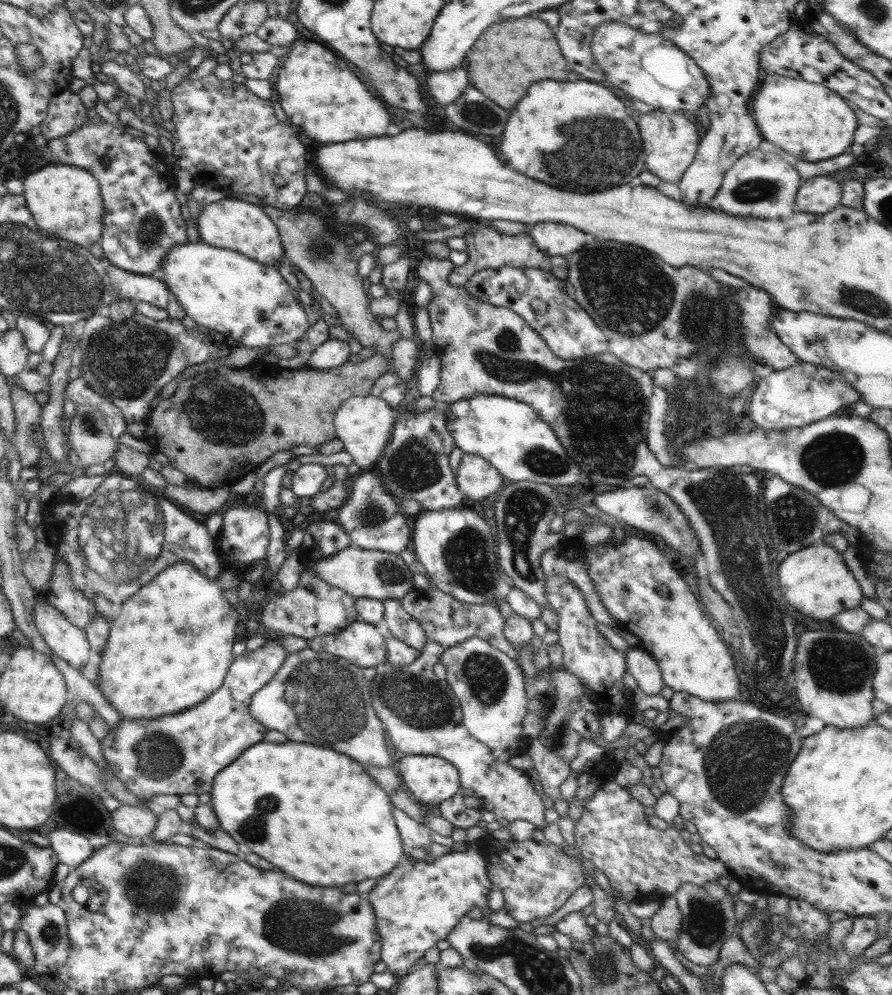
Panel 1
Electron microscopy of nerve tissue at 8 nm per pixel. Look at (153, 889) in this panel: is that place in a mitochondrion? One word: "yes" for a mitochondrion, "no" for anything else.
yes

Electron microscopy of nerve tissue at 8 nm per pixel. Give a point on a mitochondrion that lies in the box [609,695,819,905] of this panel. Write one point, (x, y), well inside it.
(740, 766)

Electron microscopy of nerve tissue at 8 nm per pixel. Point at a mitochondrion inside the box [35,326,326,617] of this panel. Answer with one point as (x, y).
(116, 540)

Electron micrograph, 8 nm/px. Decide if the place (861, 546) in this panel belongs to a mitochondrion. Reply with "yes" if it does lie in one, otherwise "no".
no

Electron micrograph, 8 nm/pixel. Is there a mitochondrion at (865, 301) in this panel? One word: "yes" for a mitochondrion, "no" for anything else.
yes

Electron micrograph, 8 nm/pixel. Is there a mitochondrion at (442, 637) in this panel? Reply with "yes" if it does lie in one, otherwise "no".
no

